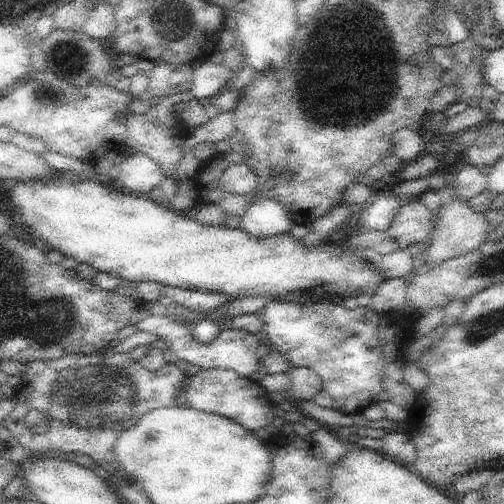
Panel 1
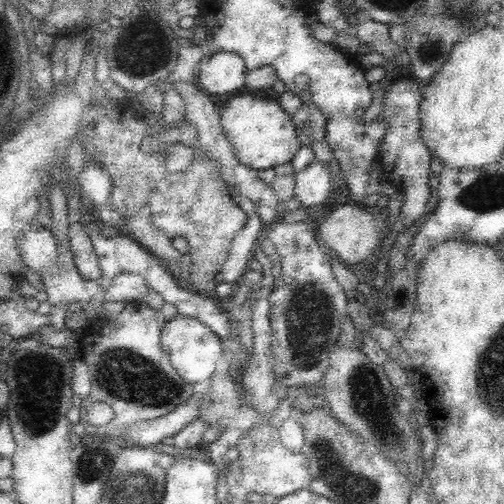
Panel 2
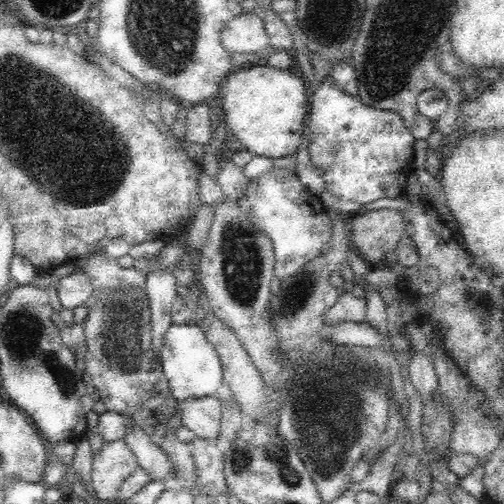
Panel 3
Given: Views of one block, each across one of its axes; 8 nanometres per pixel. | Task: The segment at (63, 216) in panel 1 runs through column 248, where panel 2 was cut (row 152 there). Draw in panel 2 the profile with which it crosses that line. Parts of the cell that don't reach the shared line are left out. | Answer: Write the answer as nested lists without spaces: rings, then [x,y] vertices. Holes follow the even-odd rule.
[[[242,94],[232,98],[224,106],[224,110],[220,110],[220,126],[240,164],[252,168],[254,172],[270,168],[274,170],[274,166],[288,164],[302,148],[292,114],[286,114],[280,102],[266,100],[254,94]]]

